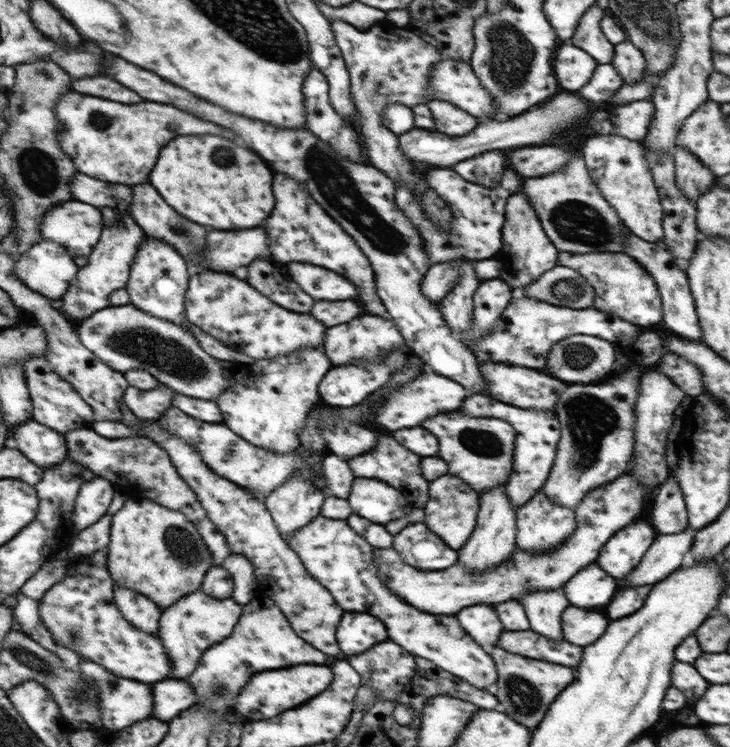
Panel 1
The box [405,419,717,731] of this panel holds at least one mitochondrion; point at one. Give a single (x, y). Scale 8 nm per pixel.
(525, 698)

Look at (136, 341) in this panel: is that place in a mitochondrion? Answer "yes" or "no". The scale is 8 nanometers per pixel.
yes

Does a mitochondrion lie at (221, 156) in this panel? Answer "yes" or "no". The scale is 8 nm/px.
yes

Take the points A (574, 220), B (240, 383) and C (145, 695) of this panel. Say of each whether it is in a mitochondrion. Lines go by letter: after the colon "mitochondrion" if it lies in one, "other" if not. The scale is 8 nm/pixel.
A: mitochondrion
B: other
C: other

